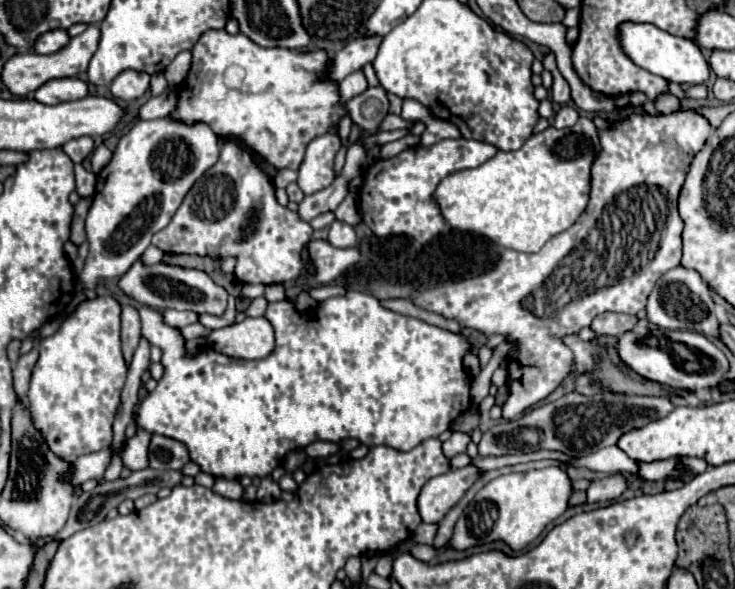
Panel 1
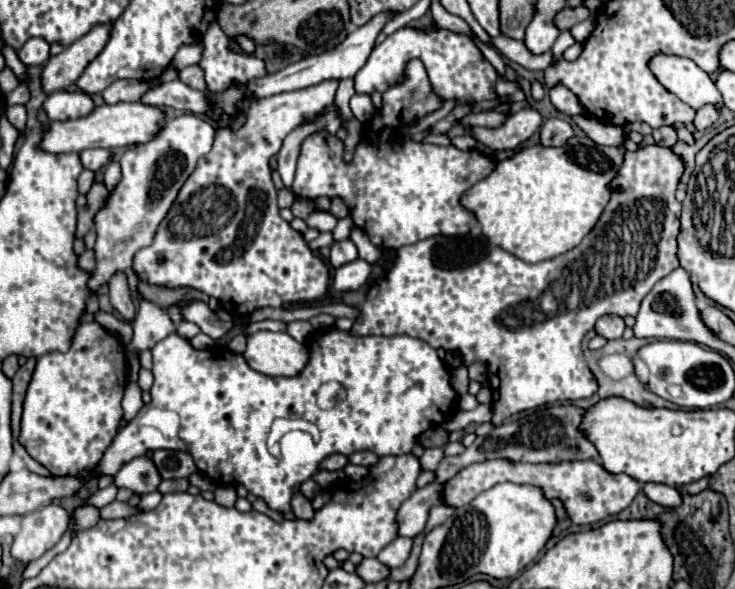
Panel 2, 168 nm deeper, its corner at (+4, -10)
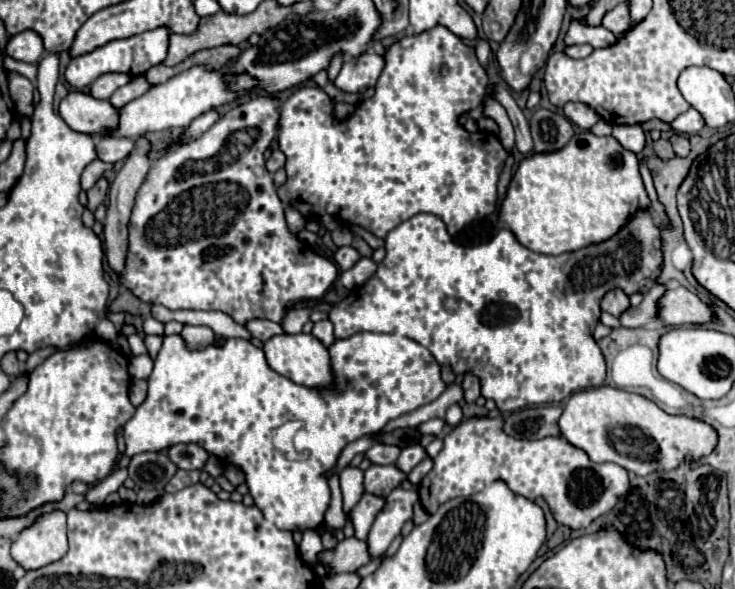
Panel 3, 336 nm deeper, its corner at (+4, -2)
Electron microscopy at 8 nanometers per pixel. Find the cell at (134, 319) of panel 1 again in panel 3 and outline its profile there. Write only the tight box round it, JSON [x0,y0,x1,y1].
[104,138,150,276]

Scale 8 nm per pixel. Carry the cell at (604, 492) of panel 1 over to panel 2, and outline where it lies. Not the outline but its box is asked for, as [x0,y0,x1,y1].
[442,458,640,526]

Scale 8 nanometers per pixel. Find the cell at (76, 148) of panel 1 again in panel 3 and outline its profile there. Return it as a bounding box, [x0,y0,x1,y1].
[96,136,134,164]

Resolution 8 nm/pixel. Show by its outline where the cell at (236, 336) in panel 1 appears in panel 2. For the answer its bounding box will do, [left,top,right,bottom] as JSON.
[246,330,310,376]

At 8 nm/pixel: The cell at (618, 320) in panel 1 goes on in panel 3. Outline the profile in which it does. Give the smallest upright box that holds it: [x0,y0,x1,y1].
[602,290,630,316]

